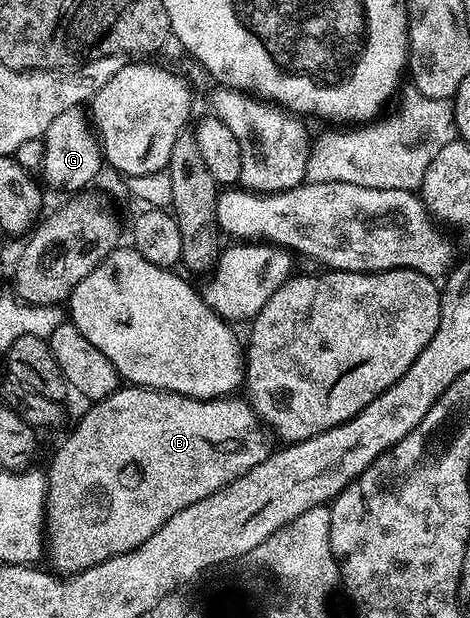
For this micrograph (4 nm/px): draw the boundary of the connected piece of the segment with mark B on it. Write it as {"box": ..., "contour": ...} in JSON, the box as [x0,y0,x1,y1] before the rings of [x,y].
{"box":[47,385,273,573],"contour":[[[134,385],[120,386],[118,391],[114,391],[109,397],[92,402],[91,407],[79,419],[79,424],[71,431],[71,436],[60,445],[55,457],[51,461],[51,471],[47,480],[47,531],[49,534],[49,551],[56,555],[54,570],[59,573],[74,573],[84,571],[91,567],[91,483],[95,471],[103,471],[103,467],[113,469],[109,463],[109,457],[119,455],[119,457],[141,457],[137,463],[149,463],[149,465],[181,465],[181,489],[177,489],[177,495],[171,493],[175,489],[161,489],[169,493],[161,493],[163,499],[159,497],[159,489],[153,491],[155,485],[151,481],[145,485],[147,497],[151,499],[151,505],[145,505],[145,521],[141,517],[141,525],[137,523],[137,529],[127,531],[123,537],[115,533],[111,537],[111,545],[117,547],[128,547],[134,551],[136,547],[144,542],[144,536],[151,532],[157,533],[169,517],[181,513],[189,505],[217,493],[225,485],[229,485],[237,477],[249,473],[261,461],[265,461],[271,456],[273,444],[267,436],[268,428],[259,414],[251,407],[246,398],[240,397],[216,397],[214,399],[192,399],[189,395],[174,395],[171,391],[161,391],[149,387],[137,387]]]}

